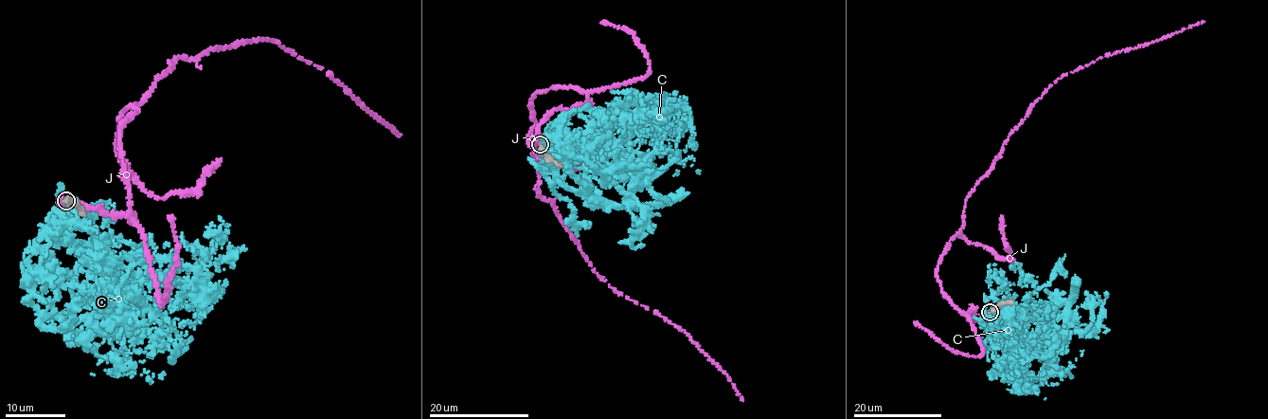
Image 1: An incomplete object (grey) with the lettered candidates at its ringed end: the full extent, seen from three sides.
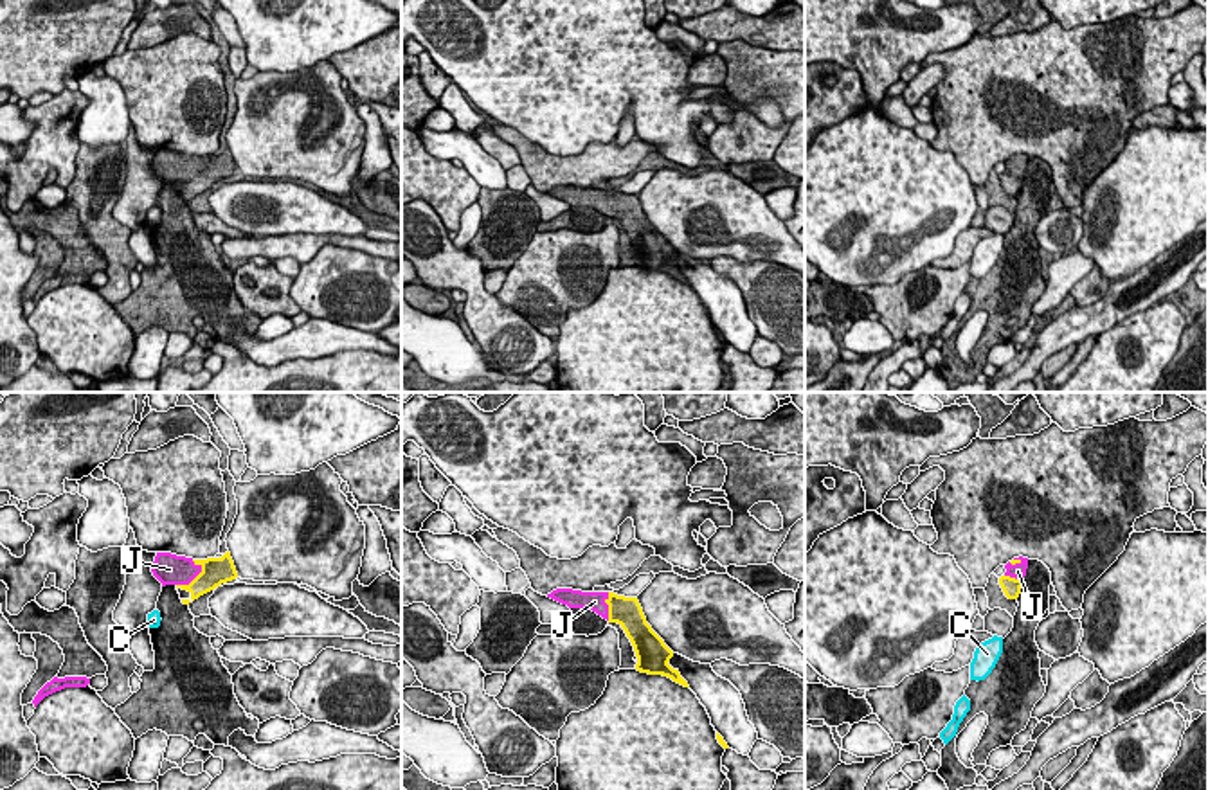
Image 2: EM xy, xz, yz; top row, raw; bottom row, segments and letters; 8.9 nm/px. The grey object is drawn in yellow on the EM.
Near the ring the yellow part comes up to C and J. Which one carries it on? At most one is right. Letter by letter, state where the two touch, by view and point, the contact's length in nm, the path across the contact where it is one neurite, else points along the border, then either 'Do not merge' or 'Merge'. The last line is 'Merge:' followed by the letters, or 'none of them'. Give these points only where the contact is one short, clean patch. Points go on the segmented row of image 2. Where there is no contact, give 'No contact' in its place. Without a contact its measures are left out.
C: No contact. Do not merge
J: Touches yellow at xy (193, 580). Shared border 300 nm. Merge
Merge: J

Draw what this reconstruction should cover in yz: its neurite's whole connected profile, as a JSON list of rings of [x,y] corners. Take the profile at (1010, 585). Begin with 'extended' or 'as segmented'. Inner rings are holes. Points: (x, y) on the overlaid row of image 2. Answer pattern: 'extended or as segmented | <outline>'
extended | [[[1014,558],[1005,565],[1006,572],[999,578],[999,585],[1008,599],[1017,599],[1028,569],[1028,558]]]

